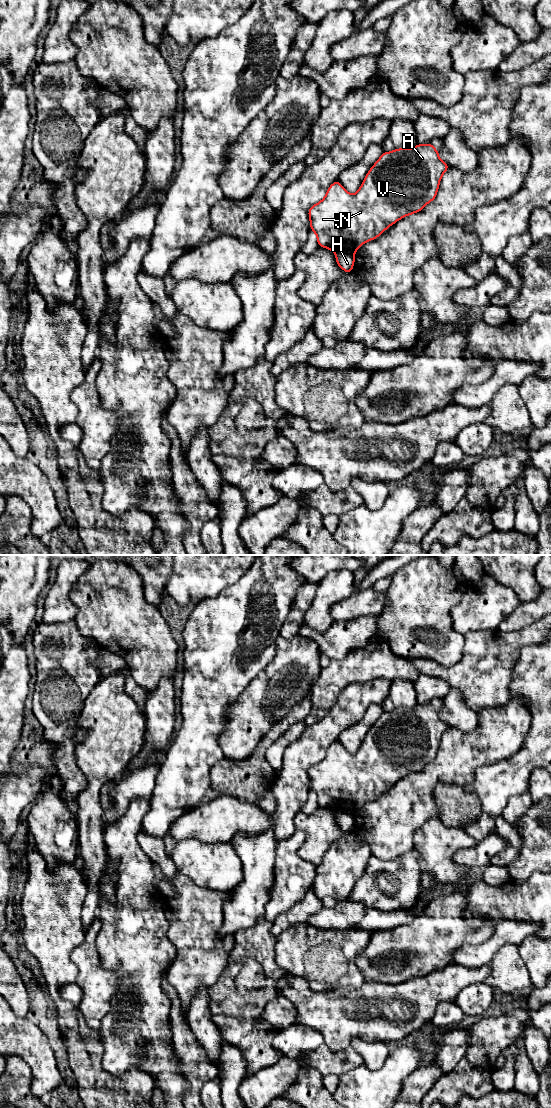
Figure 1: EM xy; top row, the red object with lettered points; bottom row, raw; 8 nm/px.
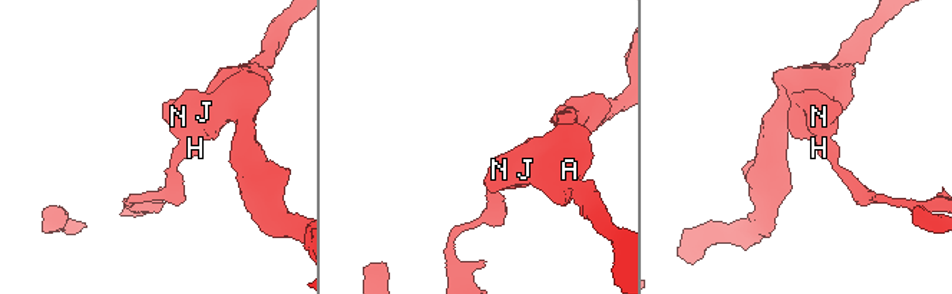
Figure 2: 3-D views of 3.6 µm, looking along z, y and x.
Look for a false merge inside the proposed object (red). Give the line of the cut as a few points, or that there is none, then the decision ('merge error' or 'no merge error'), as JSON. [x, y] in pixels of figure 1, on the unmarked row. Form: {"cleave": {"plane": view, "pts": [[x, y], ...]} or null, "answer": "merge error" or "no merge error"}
{"cleave": {"plane": "xy", "pts": [[335, 812], [350, 812], [353, 815]]}, "answer": "merge error"}

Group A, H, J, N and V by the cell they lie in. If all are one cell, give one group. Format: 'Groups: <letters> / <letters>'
Groups: A J N V / H

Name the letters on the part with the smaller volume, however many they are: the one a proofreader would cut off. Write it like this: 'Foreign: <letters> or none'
Foreign: H

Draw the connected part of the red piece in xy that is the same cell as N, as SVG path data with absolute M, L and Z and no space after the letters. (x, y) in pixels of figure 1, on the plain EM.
M426 703L383 712L355 754L350 754L336 740L329 746L325 757L308 770L310 788L317 796L319 807L334 813L354 815L364 803L378 798L394 783L420 772L432 762L448 728L449 725L440 719L436 708Z

